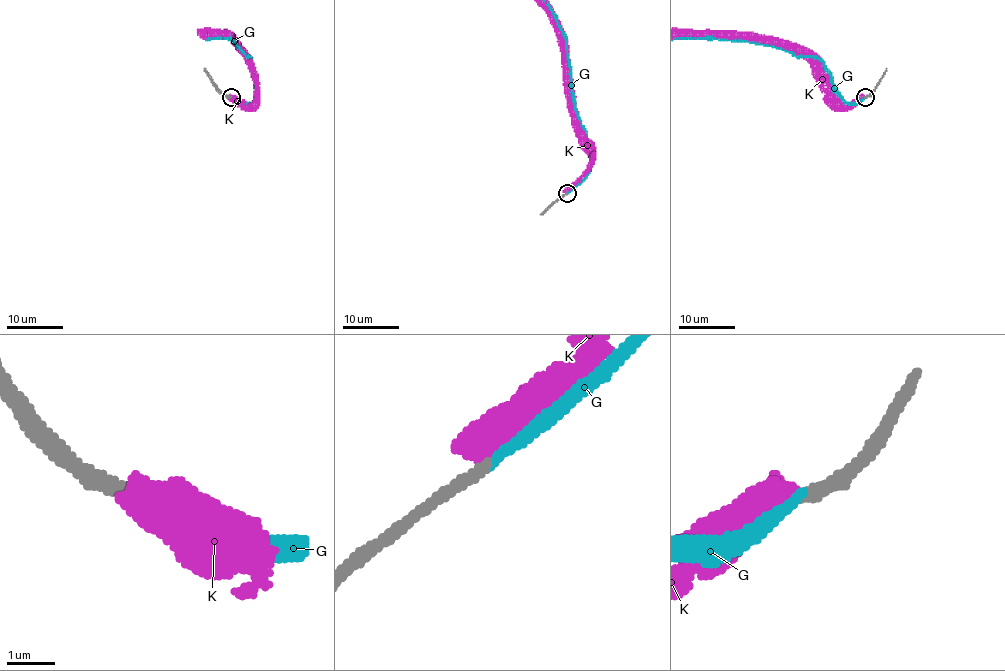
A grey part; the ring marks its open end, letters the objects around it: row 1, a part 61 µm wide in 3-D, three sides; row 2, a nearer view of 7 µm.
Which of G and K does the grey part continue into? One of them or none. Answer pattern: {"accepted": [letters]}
{"accepted": ["G"]}

